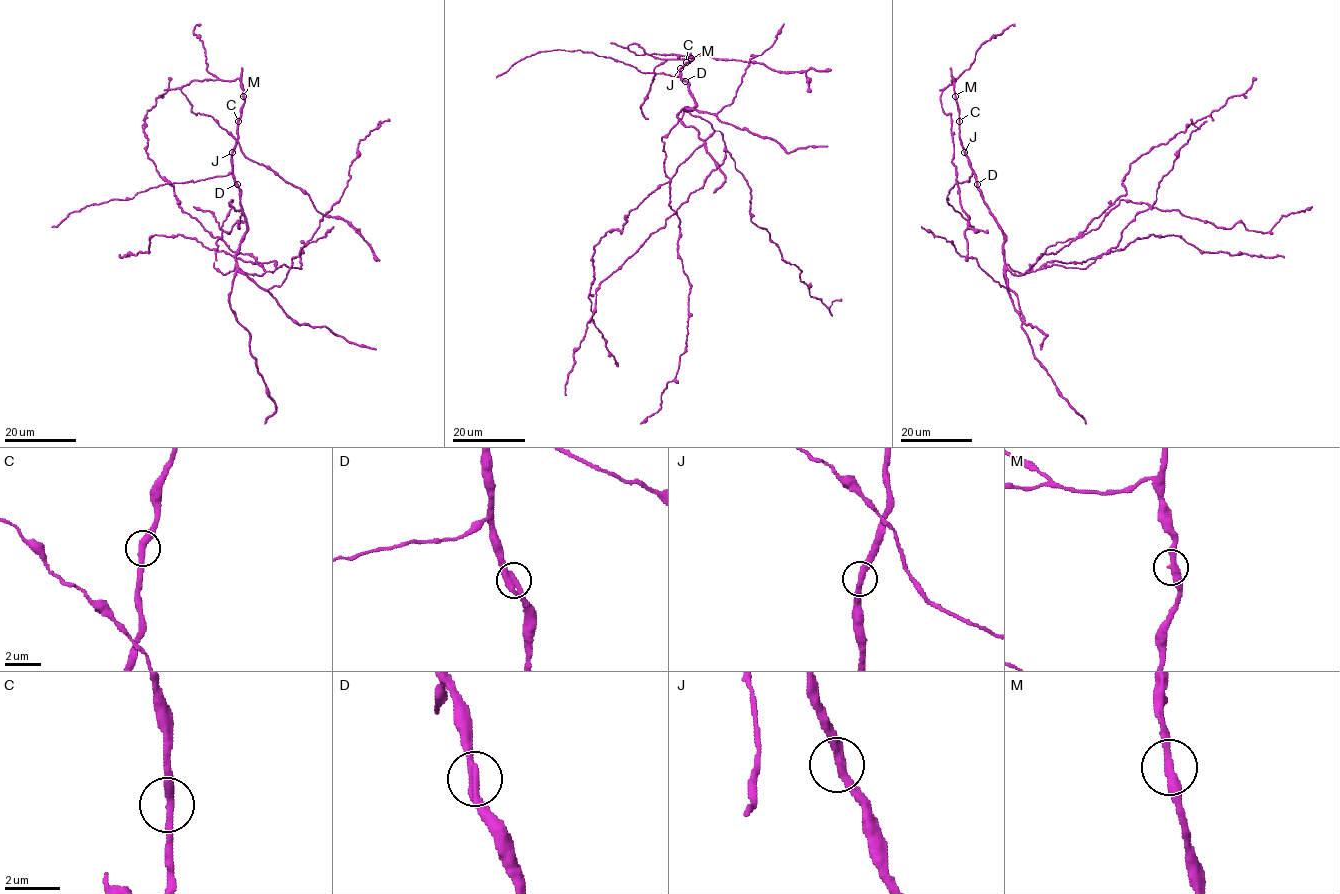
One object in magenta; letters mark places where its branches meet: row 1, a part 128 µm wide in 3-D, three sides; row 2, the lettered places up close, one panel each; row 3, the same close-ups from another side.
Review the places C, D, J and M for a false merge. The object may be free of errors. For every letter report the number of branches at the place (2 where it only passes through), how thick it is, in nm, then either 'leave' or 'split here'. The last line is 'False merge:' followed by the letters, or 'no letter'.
C: 2 branches meet; 320 nm thick; leave
D: 2 branches meet; 320 nm thick; leave
J: 2 branches meet; 320 nm thick; leave
M: 2 branches meet; 340 nm thick; leave
False merge: no letter

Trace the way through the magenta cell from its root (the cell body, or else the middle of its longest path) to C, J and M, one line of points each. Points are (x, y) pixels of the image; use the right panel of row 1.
C: (985, 203), (961, 144), (959, 121)
J: (985, 203), (964, 152)
M: (985, 203), (960, 137), (955, 96)

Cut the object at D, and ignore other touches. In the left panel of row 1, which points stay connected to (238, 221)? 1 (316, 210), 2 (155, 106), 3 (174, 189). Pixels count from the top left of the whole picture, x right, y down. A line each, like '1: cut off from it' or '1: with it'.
1: cut off from it
2: with it
3: with it

